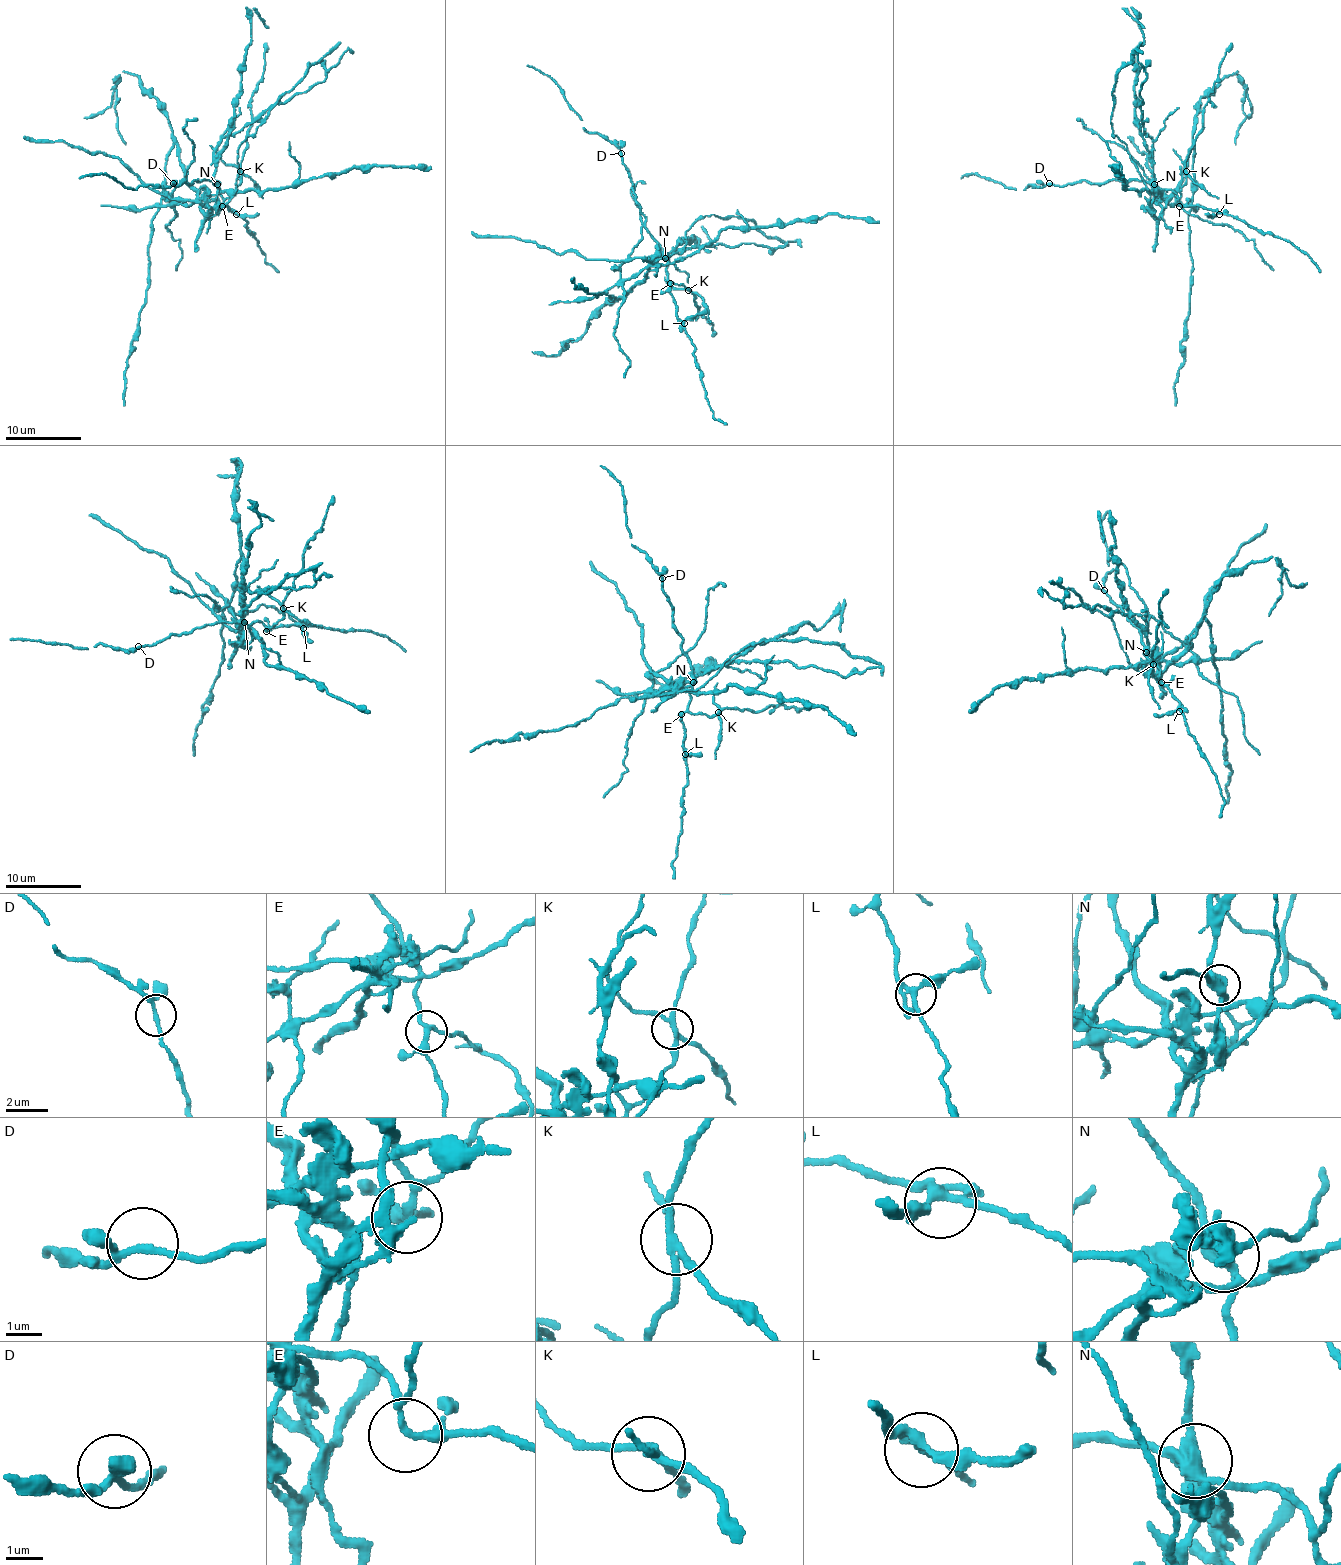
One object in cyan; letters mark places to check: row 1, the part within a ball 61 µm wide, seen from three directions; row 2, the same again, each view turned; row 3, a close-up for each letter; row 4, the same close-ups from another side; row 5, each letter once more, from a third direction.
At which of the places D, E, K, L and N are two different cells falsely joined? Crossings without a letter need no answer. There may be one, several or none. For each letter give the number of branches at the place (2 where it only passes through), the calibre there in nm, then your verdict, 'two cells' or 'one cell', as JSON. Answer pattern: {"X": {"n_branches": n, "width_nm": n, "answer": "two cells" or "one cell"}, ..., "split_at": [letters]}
{"D": {"n_branches": 3, "width_nm": 150, "answer": "one cell"}, "E": {"n_branches": 4, "width_nm": 190, "answer": "one cell"}, "K": {"n_branches": 4, "width_nm": 220, "answer": "two cells"}, "L": {"n_branches": 4, "width_nm": 240, "answer": "one cell"}, "N": {"n_branches": 4, "width_nm": 400, "answer": "two cells"}, "split_at": ["K", "N"]}

